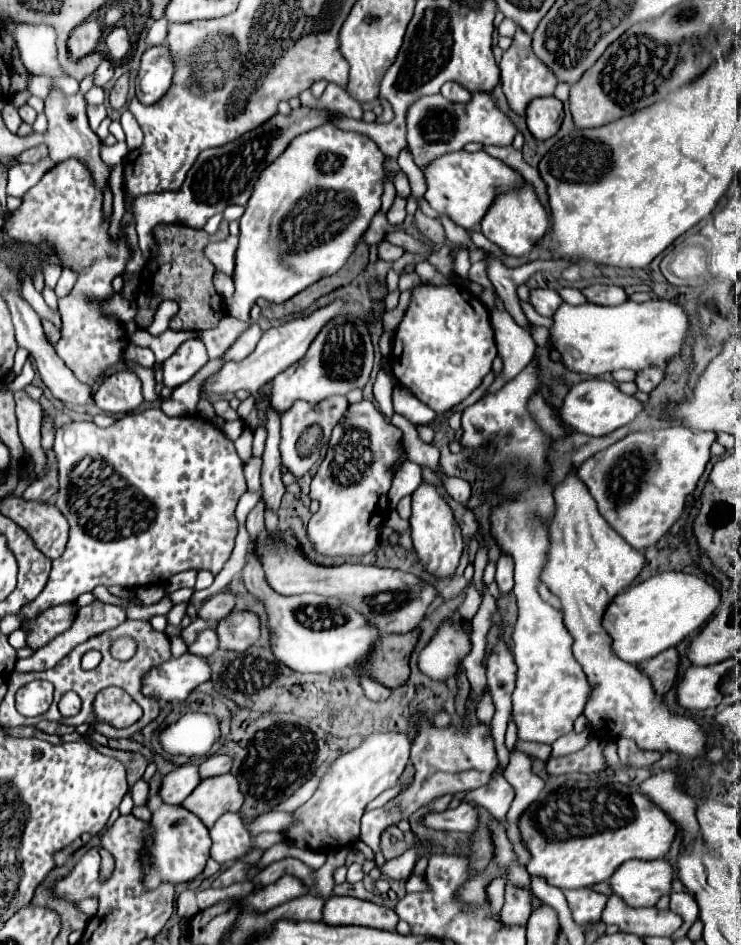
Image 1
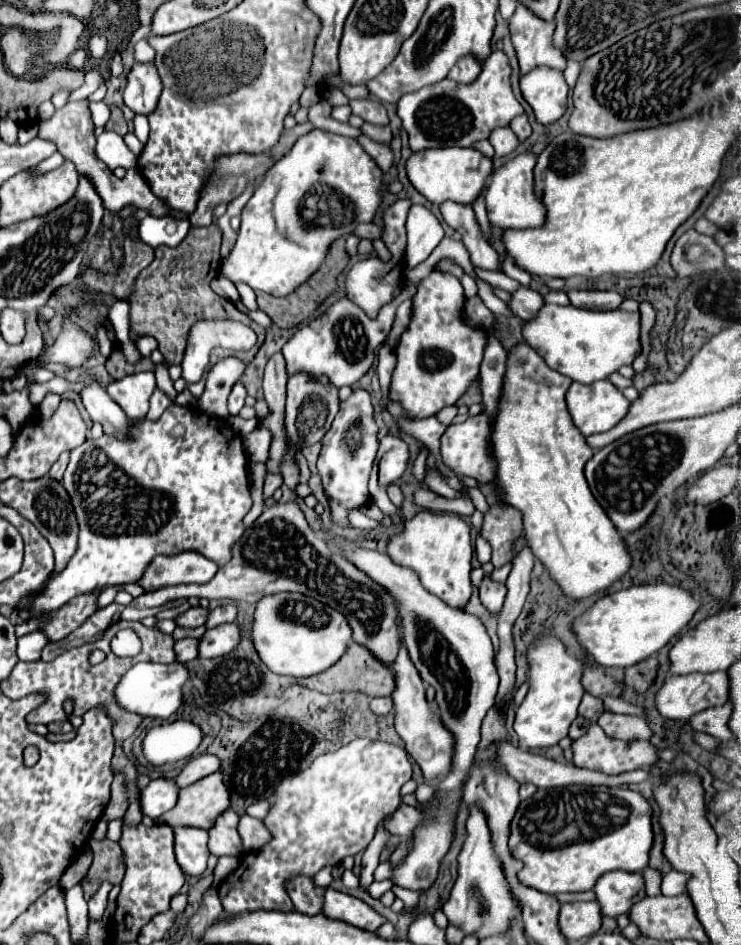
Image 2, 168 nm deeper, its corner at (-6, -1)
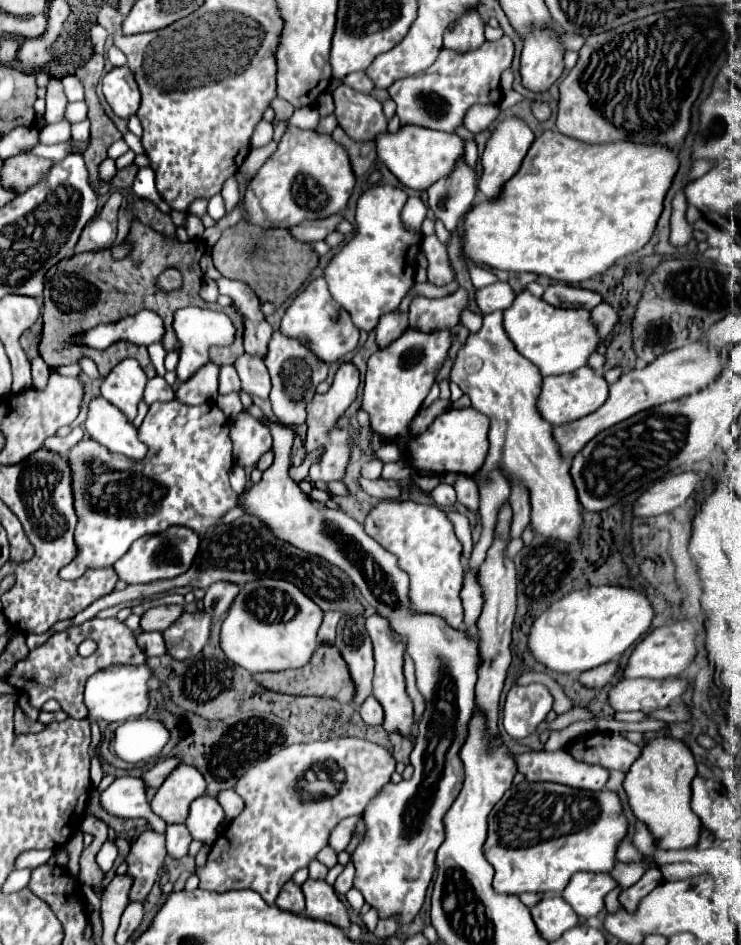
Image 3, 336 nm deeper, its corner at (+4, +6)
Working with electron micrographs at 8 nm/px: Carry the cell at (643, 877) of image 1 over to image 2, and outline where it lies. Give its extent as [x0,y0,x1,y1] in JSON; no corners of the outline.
[592,873,646,917]

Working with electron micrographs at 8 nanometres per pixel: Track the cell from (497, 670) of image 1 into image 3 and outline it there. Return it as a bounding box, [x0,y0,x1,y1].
[468,472,510,572]

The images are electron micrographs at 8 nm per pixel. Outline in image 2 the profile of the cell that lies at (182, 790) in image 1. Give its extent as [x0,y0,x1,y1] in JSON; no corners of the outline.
[140,779,178,819]

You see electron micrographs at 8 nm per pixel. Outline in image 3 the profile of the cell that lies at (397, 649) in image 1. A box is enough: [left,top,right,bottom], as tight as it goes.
[254,646,354,702]

